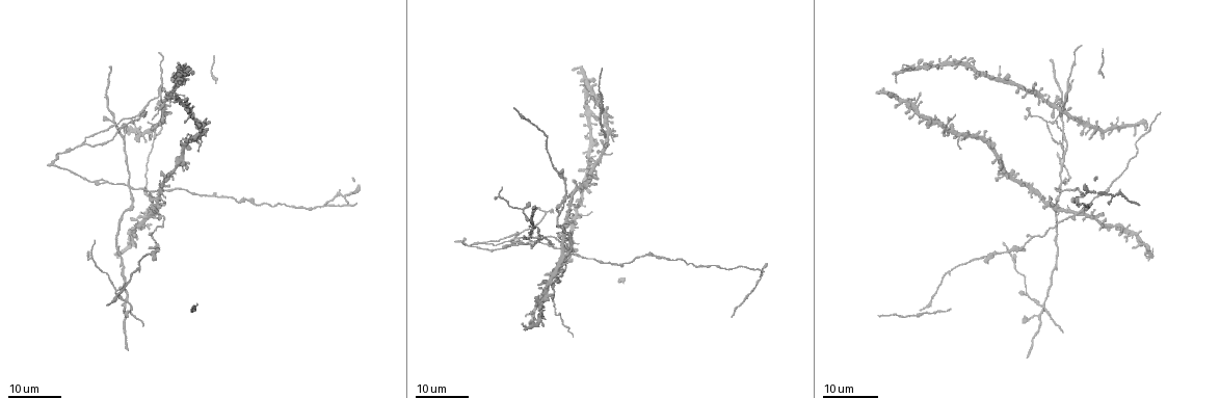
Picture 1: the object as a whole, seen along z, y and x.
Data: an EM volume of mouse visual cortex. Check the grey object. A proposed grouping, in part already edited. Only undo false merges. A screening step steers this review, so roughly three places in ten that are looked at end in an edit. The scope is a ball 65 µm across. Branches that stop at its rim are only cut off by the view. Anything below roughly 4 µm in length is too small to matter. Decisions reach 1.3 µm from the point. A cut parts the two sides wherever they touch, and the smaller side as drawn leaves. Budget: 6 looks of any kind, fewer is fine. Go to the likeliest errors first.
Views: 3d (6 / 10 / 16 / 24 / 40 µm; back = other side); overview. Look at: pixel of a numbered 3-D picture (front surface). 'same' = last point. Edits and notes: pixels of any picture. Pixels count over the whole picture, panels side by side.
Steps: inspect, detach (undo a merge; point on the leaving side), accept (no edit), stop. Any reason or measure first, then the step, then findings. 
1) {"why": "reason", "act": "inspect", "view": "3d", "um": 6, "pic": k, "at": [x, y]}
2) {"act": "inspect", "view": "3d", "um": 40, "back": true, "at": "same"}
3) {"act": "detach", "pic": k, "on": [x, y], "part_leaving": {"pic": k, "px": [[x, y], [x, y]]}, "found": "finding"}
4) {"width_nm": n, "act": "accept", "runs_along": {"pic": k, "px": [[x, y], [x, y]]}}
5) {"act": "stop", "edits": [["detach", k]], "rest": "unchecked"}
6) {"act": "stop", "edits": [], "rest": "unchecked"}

{"why": "looks like a crossing", "act": "inspect", "view": "3d", "um": 16, "pic": 1, "at": [125, 302]}

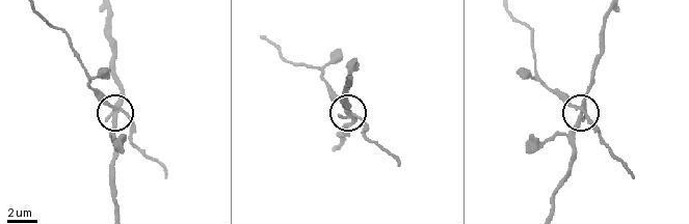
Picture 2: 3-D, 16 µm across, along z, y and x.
{"act": "inspect", "view": "3d", "um": 10, "pic": 2, "at": [577, 106]}

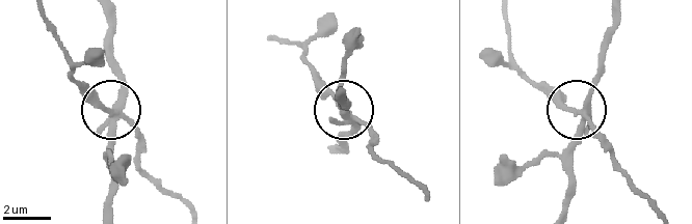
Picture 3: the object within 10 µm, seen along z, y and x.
{"side_arm_um": 11, "arms": 5, "act": "detach", "pic": 3, "on": [324, 99], "found": "a second cell is stuck on"}

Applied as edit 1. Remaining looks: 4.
{"why": "redraw", "act": "inspect", "view": "overview"}

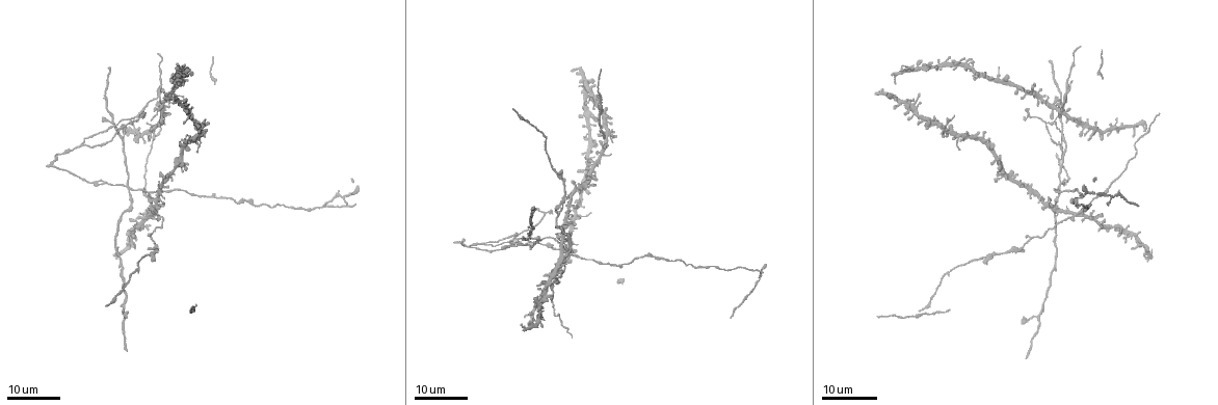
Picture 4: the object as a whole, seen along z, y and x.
{"why": "three-way junction", "act": "inspect", "view": "3d", "um": 24, "pic": 4, "at": [129, 192]}

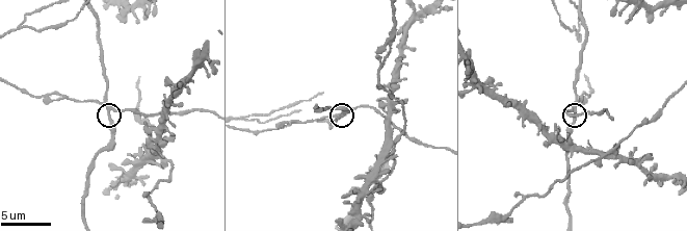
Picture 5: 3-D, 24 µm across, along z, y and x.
{"act": "inspect", "view": "3d", "um": 10, "pic": 5, "at": [575, 110]}

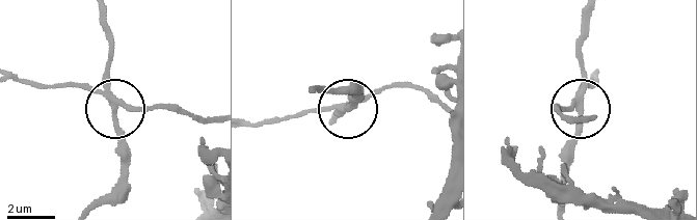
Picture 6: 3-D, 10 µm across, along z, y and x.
{"act": "detach", "pic": 6, "on": [82, 83], "part_leaving": {"pic": 6, "px": [[112, 100], [176, 106], [212, 117]]}, "found": "two cells meet here"}

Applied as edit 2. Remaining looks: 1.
{"why": "arms part here", "act": "inspect", "view": "3d", "um": 10, "pic": 5, "at": [601, 156]}

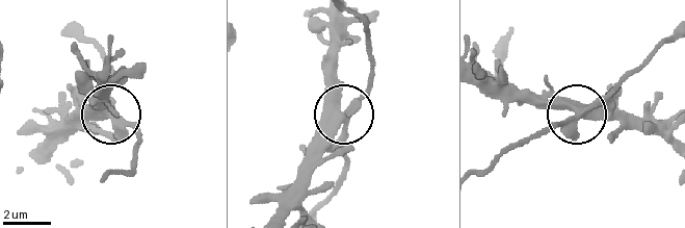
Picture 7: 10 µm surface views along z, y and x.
{"arms": 3, "act": "accept", "found": "all the same cell"}

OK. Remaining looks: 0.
{"act": "stop", "edits": [["detach", 3], ["detach", 6]], "rest": "unchecked"}

